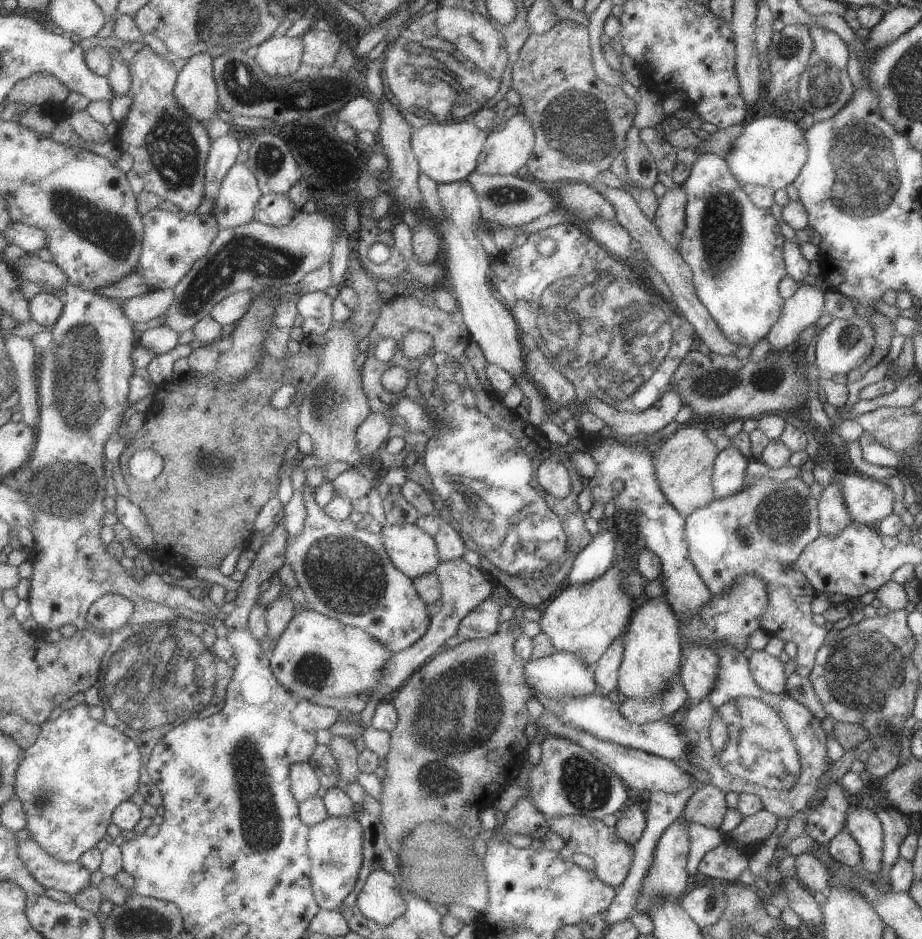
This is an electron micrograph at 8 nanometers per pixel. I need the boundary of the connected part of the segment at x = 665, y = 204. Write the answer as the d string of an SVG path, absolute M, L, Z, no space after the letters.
M677 184L676 188L667 190L664 196L658 199L658 202L654 224L662 238L678 251L678 244L686 228L686 192L682 185Z

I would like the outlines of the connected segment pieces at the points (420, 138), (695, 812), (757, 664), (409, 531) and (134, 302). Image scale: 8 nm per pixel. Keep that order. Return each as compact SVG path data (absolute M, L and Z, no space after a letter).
M474 120L436 121L416 129L413 144L422 172L441 184L468 180L481 164L480 154L487 148L489 131L482 130Z
M710 783L698 788L688 798L686 808L681 815L683 820L718 830L728 812L724 796L725 792Z
M766 650L750 651L749 666L756 684L772 694L780 694L787 690L784 663L780 658L768 654Z
M418 523L386 524L382 533L392 560L408 576L418 579L437 572L442 562L437 538Z
M152 289L146 294L122 302L122 308L130 320L138 324L138 322L150 322L160 316L164 317L174 300L176 300L175 290Z

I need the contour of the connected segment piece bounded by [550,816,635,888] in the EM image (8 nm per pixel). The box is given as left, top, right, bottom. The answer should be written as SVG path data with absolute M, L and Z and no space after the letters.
M565 816L551 818L552 831L560 835L562 839L573 849L574 853L586 854L595 862L596 876L604 884L611 887L620 887L627 880L631 872L632 862L635 860L635 848L628 846L624 839L620 840L615 827L607 826L600 819L591 819L585 816Z

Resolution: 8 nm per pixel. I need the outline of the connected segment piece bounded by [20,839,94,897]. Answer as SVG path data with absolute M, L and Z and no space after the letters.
M20 840L20 856L44 887L68 892L75 897L92 886L94 874L81 862L60 862L36 840Z

